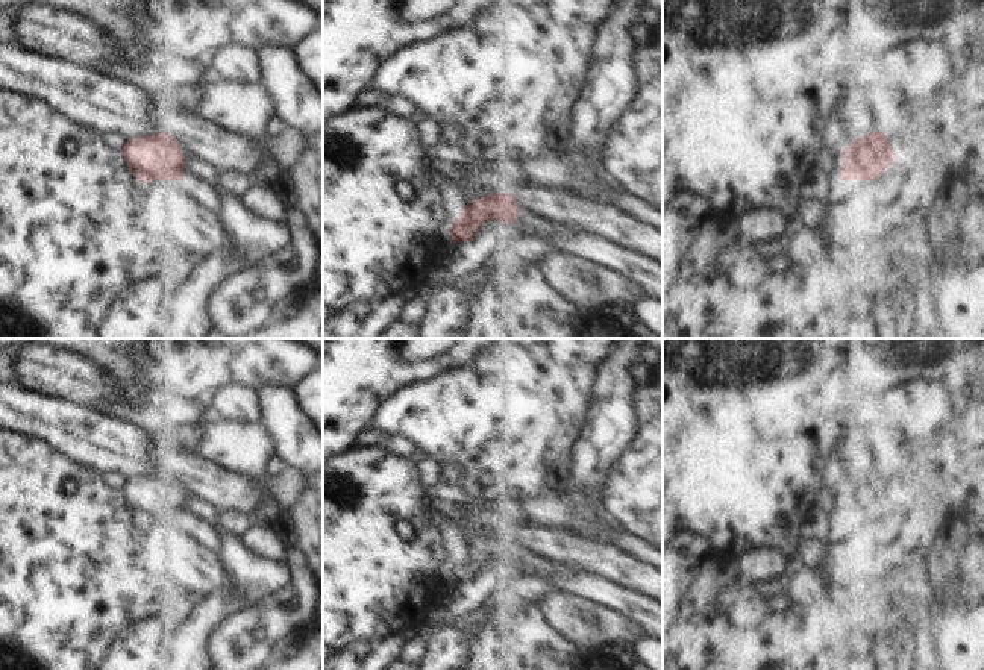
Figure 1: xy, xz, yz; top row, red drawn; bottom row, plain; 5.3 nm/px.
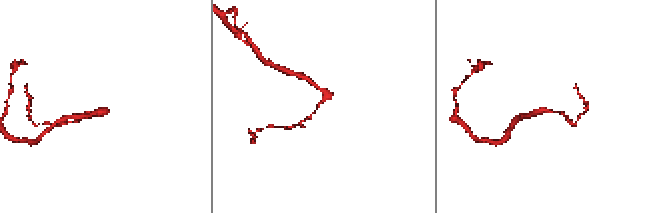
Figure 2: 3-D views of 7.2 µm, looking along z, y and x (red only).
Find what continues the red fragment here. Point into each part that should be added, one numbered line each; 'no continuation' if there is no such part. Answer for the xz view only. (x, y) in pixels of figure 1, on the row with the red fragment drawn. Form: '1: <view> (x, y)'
1: xz (649, 272)

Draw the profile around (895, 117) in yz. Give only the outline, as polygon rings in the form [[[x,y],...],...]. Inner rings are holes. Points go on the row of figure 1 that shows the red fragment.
[[[866,77],[860,80],[860,94],[866,103],[866,117],[872,120],[878,132],[898,144],[914,136],[922,117],[914,102],[885,92]]]

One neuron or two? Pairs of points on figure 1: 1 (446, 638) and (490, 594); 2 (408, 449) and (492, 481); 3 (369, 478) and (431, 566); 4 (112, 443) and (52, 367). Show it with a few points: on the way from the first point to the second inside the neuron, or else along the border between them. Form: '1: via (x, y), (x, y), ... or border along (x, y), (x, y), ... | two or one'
1: via (460, 635), (473, 622), (481, 608) | one
2: border along (384, 431), (393, 435), (404, 435), (417, 447) | two
3: via (393, 494), (423, 525), (426, 541) | one
4: border along (47, 396), (72, 400), (88, 408) | two

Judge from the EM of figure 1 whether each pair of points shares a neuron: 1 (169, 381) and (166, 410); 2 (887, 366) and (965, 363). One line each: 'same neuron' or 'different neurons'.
1: different neurons
2: same neuron

